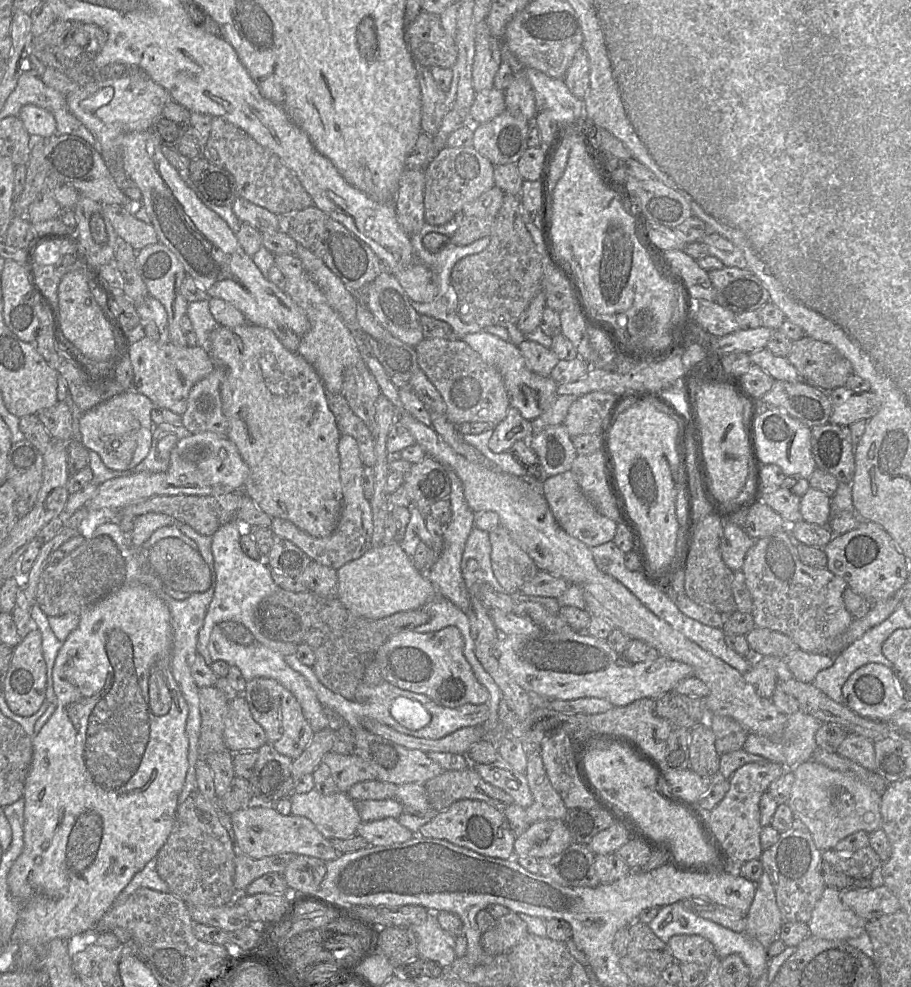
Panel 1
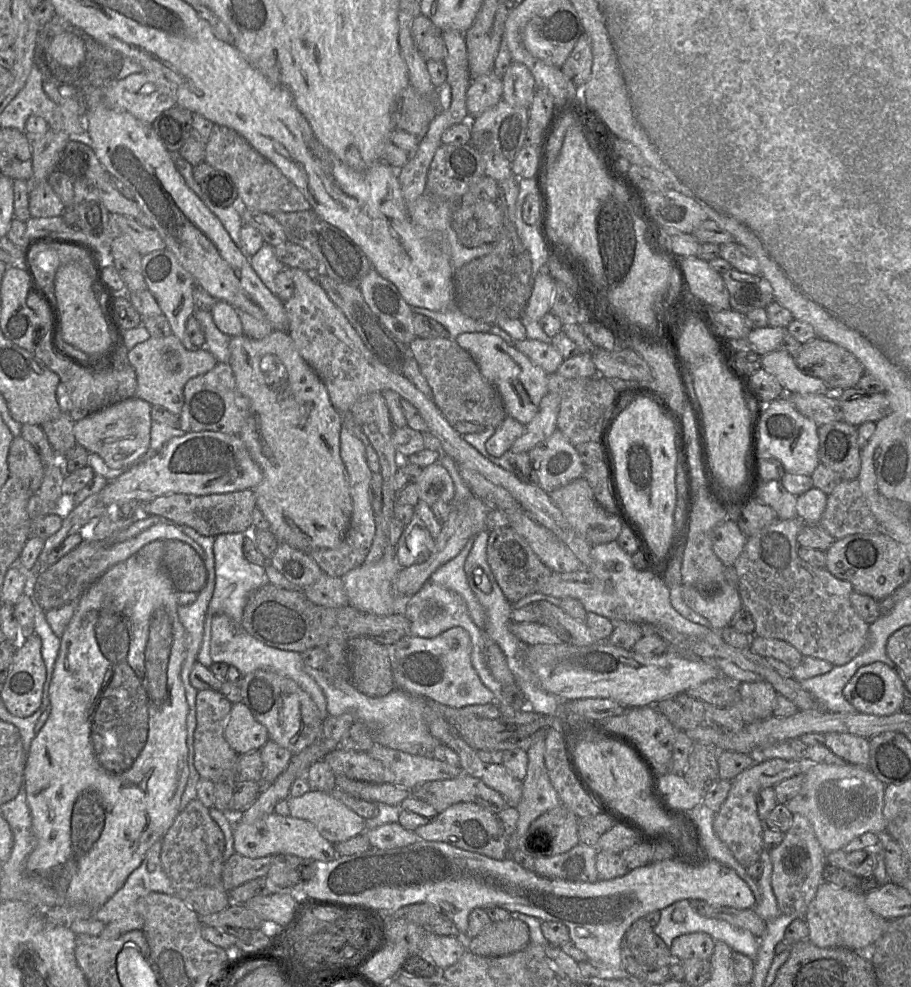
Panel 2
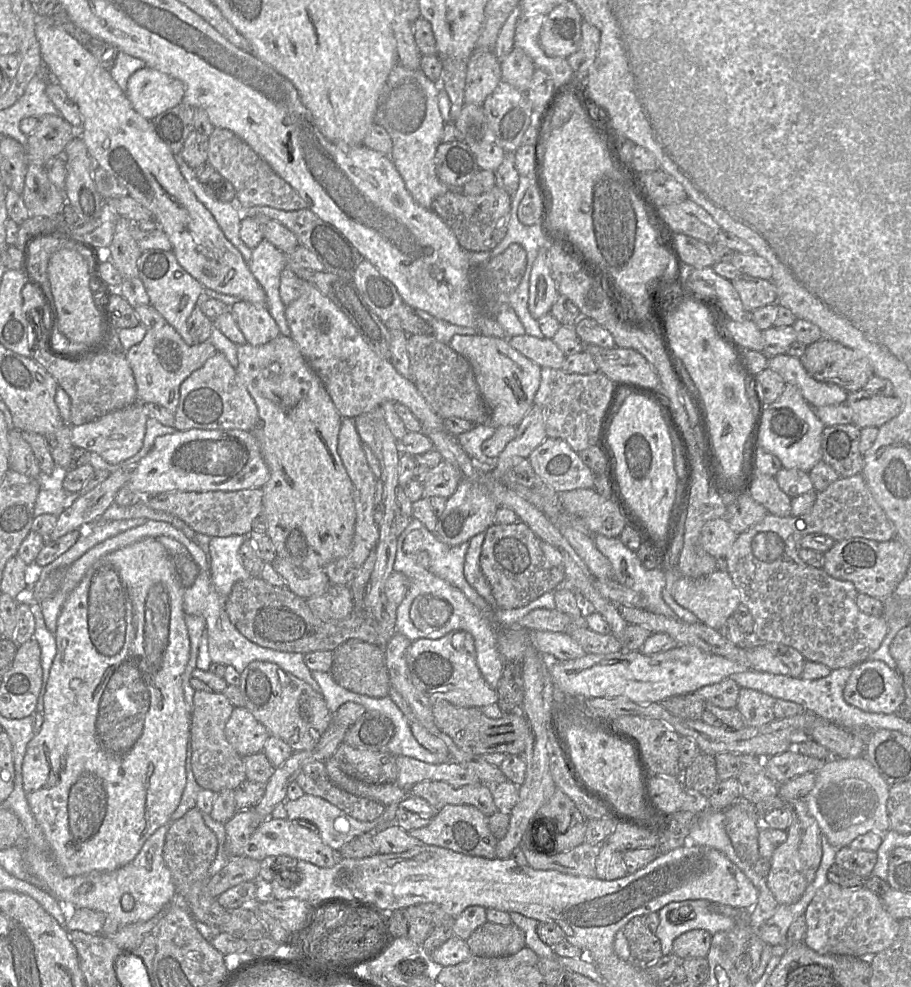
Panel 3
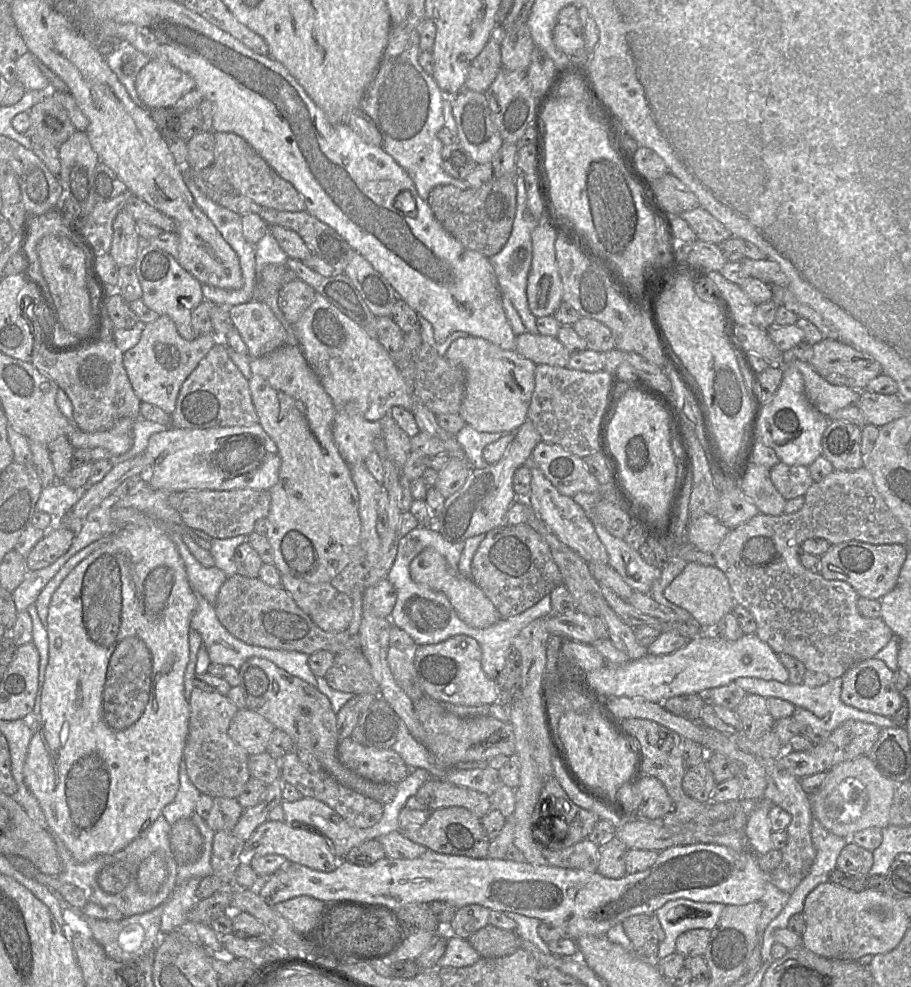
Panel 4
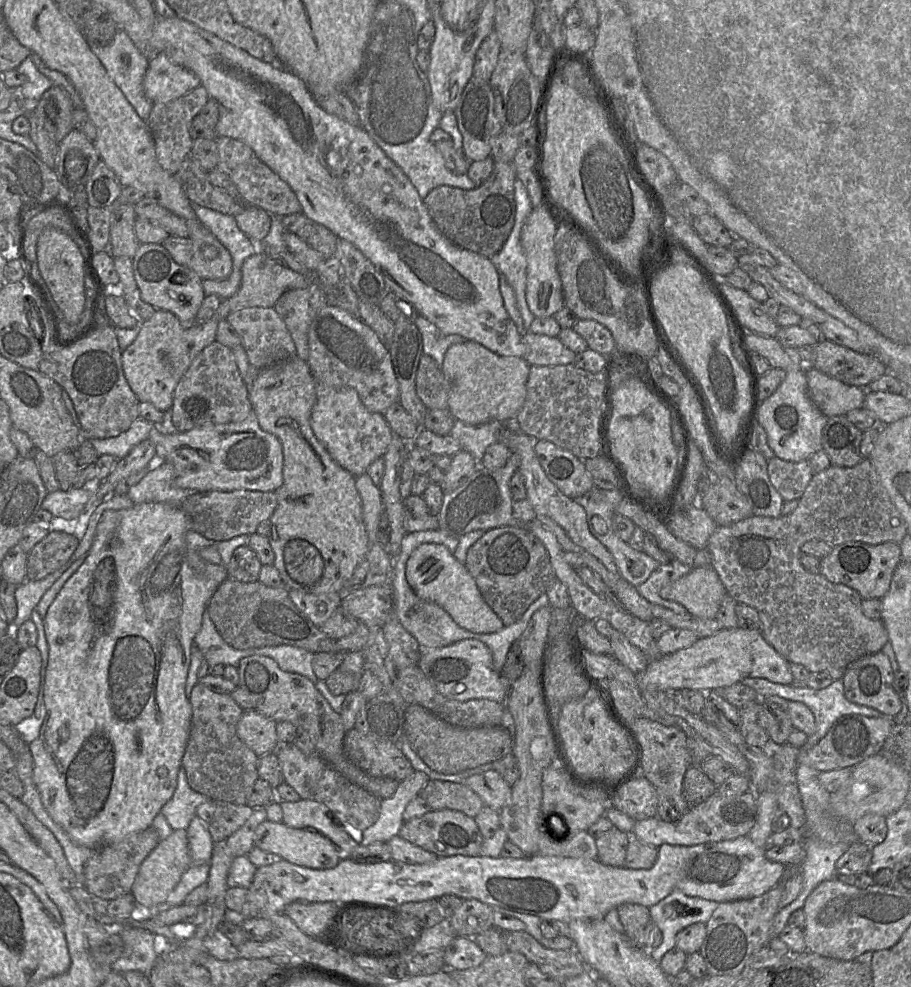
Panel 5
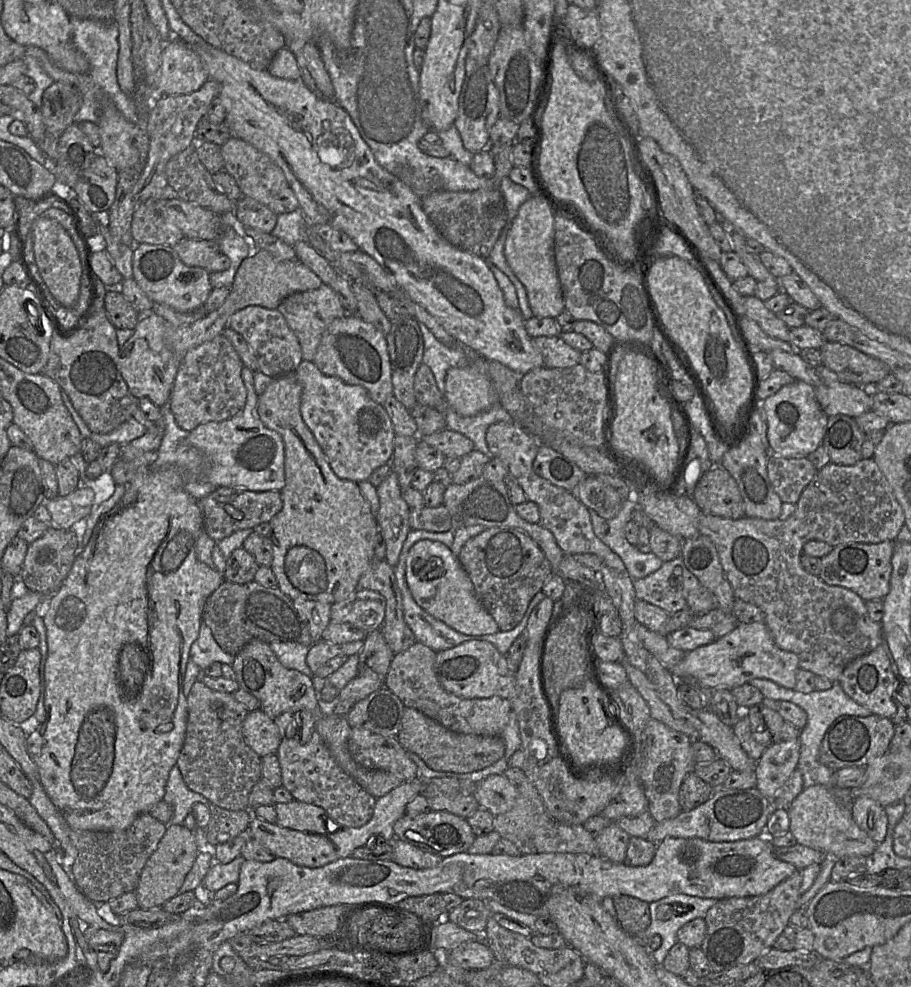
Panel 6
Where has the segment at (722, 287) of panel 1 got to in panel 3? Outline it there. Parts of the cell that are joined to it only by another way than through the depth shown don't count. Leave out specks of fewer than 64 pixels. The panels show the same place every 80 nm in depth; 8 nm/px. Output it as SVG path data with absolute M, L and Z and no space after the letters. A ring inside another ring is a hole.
M740 275L731 281L747 312L777 303L777 293L771 280Z

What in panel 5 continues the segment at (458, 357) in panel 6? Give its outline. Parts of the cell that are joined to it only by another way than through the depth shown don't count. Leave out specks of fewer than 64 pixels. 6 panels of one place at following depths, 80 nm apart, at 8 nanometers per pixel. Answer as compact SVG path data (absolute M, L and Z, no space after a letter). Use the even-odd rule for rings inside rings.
M418 315L415 325L422 336L423 353L432 357L439 367L442 367L445 353L450 346L466 341L457 334L442 336L438 328L421 315Z

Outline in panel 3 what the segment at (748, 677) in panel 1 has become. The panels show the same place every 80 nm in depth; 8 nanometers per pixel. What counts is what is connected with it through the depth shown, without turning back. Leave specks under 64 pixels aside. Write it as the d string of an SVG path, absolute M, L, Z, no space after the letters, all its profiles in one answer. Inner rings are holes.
M740 688L736 709L744 720L744 726L762 726L775 719L774 702L775 698L767 694L749 688Z

